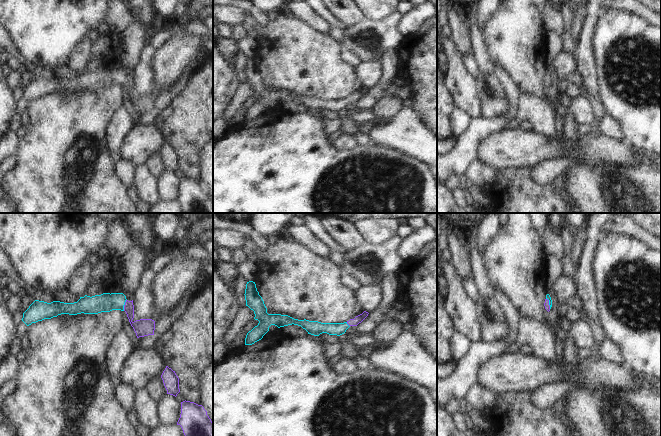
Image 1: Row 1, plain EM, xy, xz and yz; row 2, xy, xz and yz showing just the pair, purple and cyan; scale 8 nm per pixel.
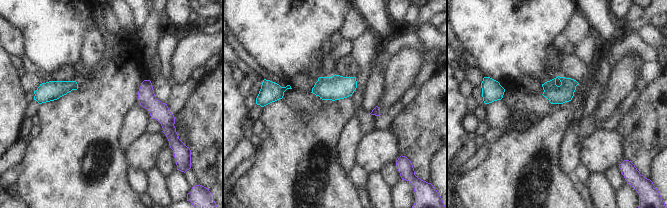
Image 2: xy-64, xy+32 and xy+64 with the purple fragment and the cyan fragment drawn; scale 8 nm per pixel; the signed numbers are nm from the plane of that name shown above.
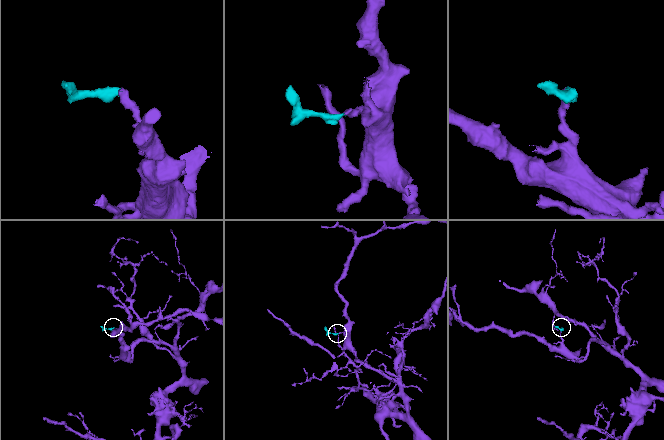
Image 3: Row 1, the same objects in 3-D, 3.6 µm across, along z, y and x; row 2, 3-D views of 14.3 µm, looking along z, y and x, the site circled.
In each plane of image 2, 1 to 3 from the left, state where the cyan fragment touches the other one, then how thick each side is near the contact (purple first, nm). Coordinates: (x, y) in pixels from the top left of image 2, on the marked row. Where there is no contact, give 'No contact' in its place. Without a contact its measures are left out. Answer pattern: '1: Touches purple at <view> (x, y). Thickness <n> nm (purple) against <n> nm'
1: No contact
2: No contact
3: No contact.

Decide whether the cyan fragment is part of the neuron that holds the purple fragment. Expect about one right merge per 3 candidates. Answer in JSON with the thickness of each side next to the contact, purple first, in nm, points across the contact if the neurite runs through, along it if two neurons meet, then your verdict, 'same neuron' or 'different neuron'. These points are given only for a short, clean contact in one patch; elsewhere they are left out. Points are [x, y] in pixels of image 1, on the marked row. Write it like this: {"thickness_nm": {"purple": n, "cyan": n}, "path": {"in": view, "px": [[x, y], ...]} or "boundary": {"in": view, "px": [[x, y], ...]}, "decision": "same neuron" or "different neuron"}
{"thickness_nm": {"purple": 140, "cyan": 160}, "path": {"in": "xy", "px": [[143, 327], [130, 320], [124, 305], [119, 302], [106, 302]]}, "decision": "same neuron"}

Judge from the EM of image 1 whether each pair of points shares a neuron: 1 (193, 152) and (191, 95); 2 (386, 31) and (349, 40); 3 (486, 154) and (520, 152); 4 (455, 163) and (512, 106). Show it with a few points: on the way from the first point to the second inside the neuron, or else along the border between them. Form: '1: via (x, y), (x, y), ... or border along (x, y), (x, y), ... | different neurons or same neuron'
1: via (191, 138), (191, 109) | same neuron
2: via (377, 36), (370, 39), (358, 39) | same neuron
3: via (494, 154), (512, 152) | same neuron
4: via (466, 146), (486, 126), (499, 123) | same neuron

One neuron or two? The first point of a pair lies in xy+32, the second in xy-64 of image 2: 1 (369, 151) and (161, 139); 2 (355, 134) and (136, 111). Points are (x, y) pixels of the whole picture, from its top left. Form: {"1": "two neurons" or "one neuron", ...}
{"1": "one neuron", "2": "one neuron"}

